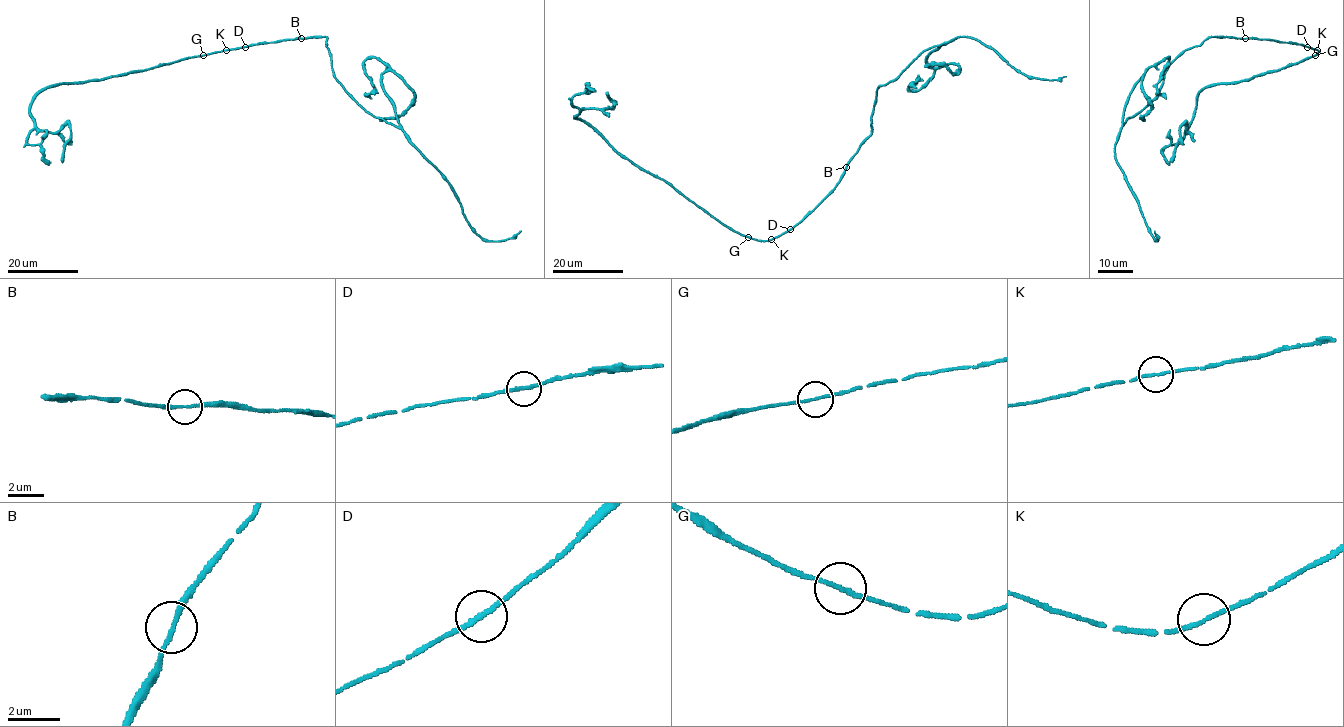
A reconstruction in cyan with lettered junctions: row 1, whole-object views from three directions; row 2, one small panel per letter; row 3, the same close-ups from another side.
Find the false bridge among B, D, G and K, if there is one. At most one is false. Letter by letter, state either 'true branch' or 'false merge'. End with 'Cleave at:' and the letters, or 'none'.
B: true branch
D: true branch
G: true branch
K: true branch
Cleave at: none

